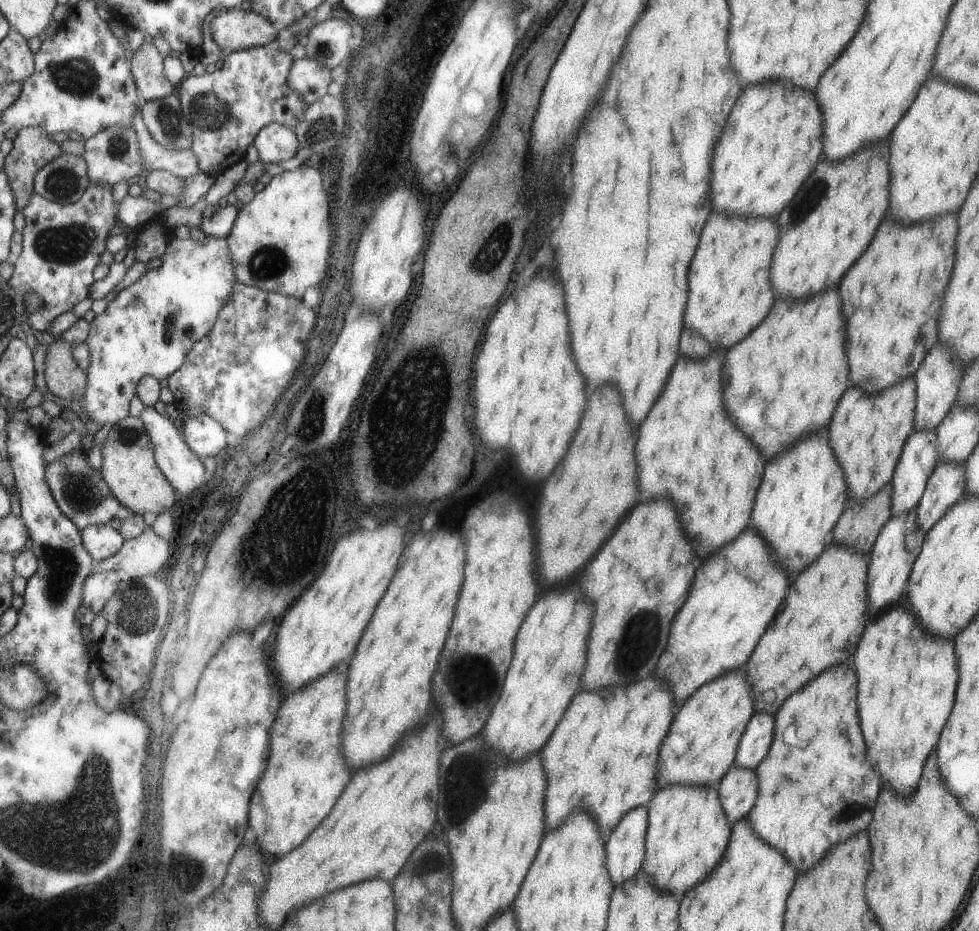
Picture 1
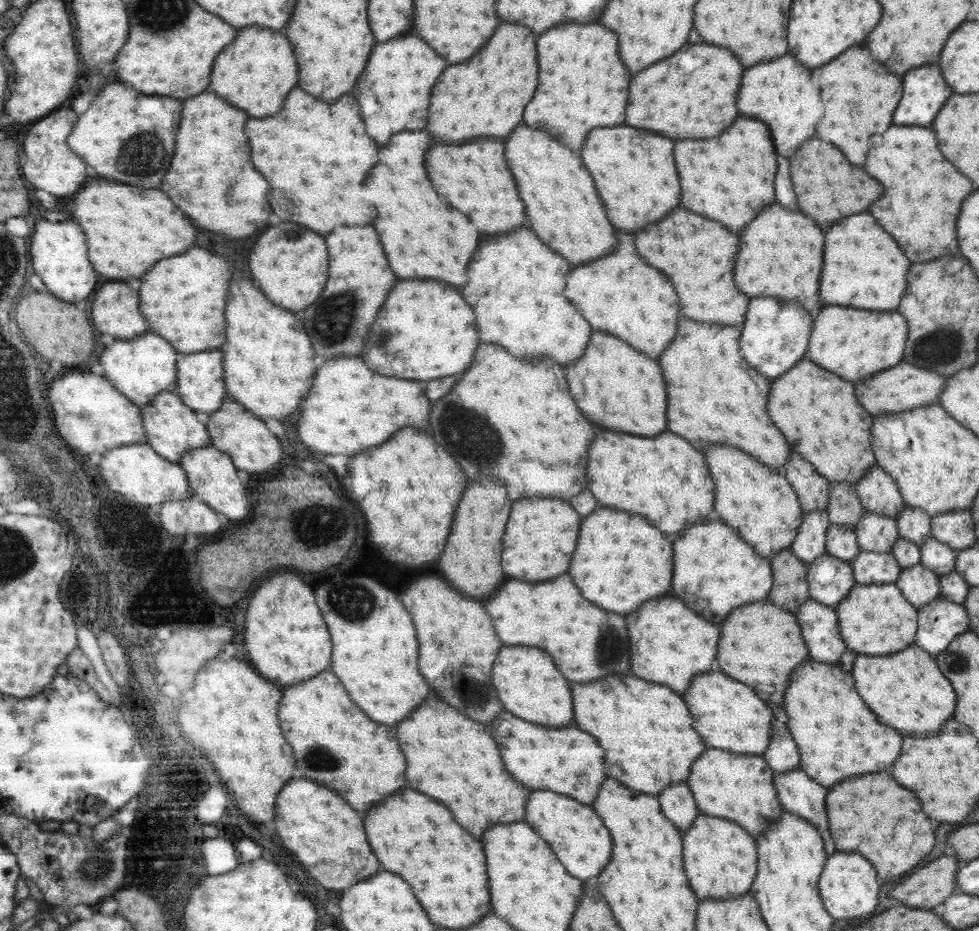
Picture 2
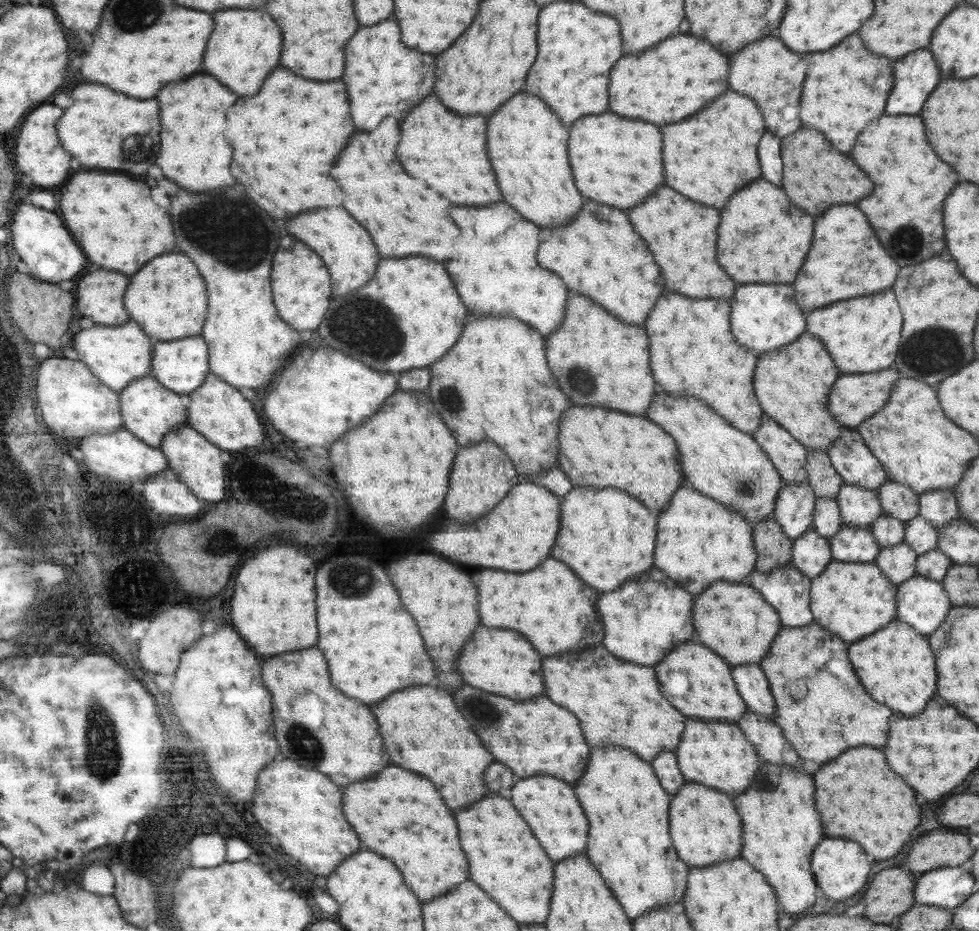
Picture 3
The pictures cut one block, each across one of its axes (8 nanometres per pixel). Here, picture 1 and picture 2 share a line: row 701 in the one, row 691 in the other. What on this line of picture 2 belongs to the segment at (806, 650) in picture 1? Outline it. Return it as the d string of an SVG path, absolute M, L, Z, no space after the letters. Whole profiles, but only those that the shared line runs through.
M764 599L735 608L719 628L723 628L723 636L719 638L719 670L735 676L735 680L743 680L743 684L751 684L763 700L782 705L791 672L807 660L806 643L797 617Z

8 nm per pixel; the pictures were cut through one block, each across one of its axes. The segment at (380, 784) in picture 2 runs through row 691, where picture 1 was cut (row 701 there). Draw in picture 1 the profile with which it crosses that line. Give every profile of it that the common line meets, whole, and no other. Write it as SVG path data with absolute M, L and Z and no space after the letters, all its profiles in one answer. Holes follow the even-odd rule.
M347 661L311 680L295 692L287 692L274 723L270 726L271 752L267 768L251 794L247 820L273 820L251 824L257 830L257 844L263 854L283 856L301 844L309 832L331 810L349 780L349 770L339 756L339 728L345 710ZM281 820L281 822L275 822ZM265 836L265 838L263 838Z

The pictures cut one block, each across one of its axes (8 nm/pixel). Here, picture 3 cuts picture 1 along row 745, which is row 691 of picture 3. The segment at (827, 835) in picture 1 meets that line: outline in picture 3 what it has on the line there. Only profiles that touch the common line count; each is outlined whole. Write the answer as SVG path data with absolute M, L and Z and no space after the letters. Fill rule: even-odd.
M817 623L783 628L783 632L775 636L775 644L771 646L771 652L763 656L763 664L759 664L759 668L763 668L763 672L767 672L767 680L771 680L771 694L775 696L777 708L773 721L784 735L787 734L787 740L799 748L799 756L803 756L803 760L825 764L847 748L879 748L885 744L887 718L891 710L873 702L863 692L847 660L847 644ZM803 688L805 694L797 694L797 698L791 696L793 690L803 692Z

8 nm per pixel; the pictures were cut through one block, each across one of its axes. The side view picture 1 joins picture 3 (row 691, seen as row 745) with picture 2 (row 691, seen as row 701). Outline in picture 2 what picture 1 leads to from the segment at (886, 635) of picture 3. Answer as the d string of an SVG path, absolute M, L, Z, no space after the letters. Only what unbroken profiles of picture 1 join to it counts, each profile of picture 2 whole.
M910 644L889 656L859 656L853 664L855 688L867 700L867 706L883 724L899 728L903 736L937 736L941 724L953 714L955 692L945 676L941 676L934 657L918 645Z

